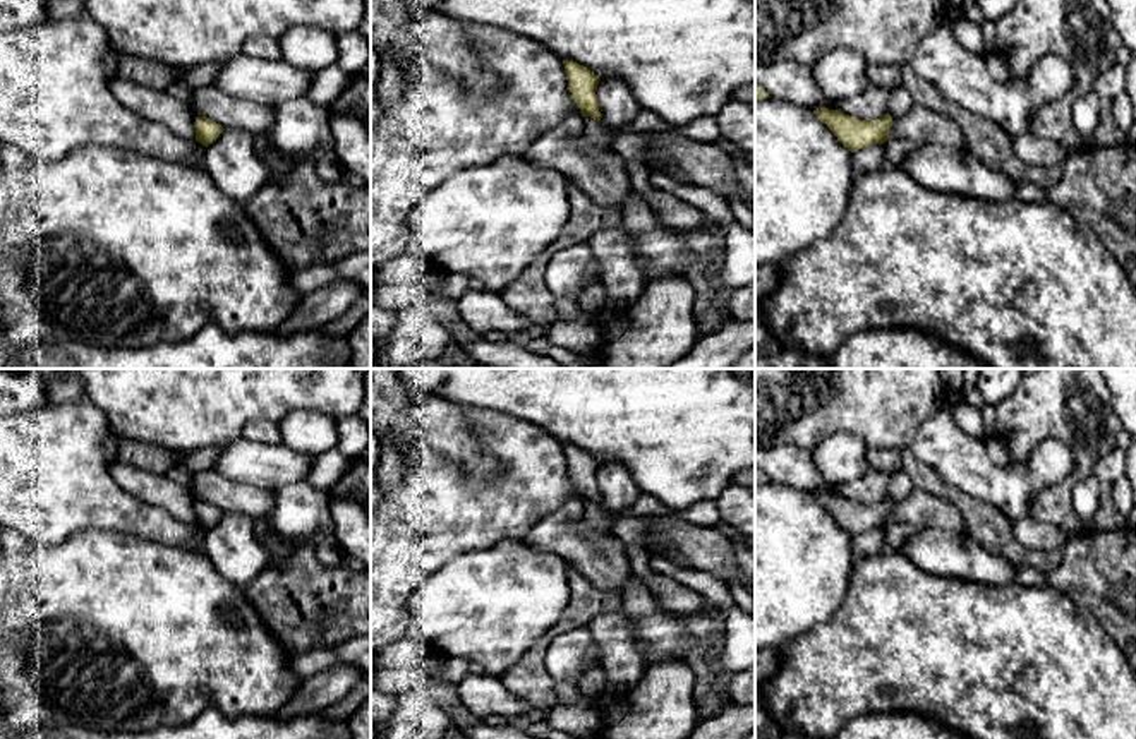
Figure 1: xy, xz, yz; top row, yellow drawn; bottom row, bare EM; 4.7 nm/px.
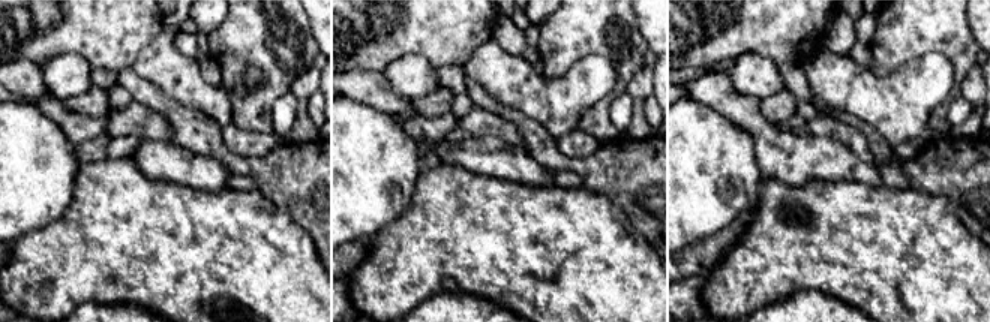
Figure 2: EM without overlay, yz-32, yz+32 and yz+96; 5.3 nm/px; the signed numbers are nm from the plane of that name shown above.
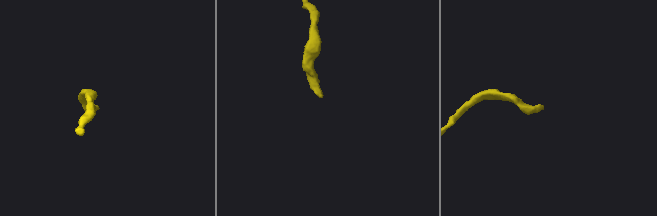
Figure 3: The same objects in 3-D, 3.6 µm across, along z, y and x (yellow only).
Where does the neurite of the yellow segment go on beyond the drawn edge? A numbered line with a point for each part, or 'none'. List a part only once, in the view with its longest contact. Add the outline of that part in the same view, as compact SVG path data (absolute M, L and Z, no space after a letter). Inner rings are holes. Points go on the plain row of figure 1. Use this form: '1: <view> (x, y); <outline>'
1: xz (592, 515); M583 501L583 521L590 526L604 528L609 520L597 504Z

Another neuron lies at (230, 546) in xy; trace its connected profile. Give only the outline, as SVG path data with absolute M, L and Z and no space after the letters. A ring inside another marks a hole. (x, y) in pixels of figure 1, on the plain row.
M225 513L206 532L202 552L221 578L240 588L273 561L254 537L254 520L239 513Z

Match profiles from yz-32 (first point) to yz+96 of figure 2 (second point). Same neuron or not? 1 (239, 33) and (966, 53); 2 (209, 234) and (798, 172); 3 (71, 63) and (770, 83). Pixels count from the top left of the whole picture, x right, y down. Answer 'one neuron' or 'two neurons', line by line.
1: one neuron
2: two neurons
3: one neuron

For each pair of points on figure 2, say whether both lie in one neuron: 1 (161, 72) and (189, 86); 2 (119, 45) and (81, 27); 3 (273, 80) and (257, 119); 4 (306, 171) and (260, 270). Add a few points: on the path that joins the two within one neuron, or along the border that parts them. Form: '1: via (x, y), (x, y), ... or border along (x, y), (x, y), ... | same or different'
1: via (168, 72), (182, 80) | same
2: via (110, 36), (101, 27), (90, 27) | same
3: via (272, 89), (257, 105), (257, 110) | same
4: border along (258, 190), (284, 210), (311, 237) | different

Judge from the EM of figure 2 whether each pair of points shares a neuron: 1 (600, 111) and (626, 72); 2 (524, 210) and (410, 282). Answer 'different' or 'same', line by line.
1: same
2: same

